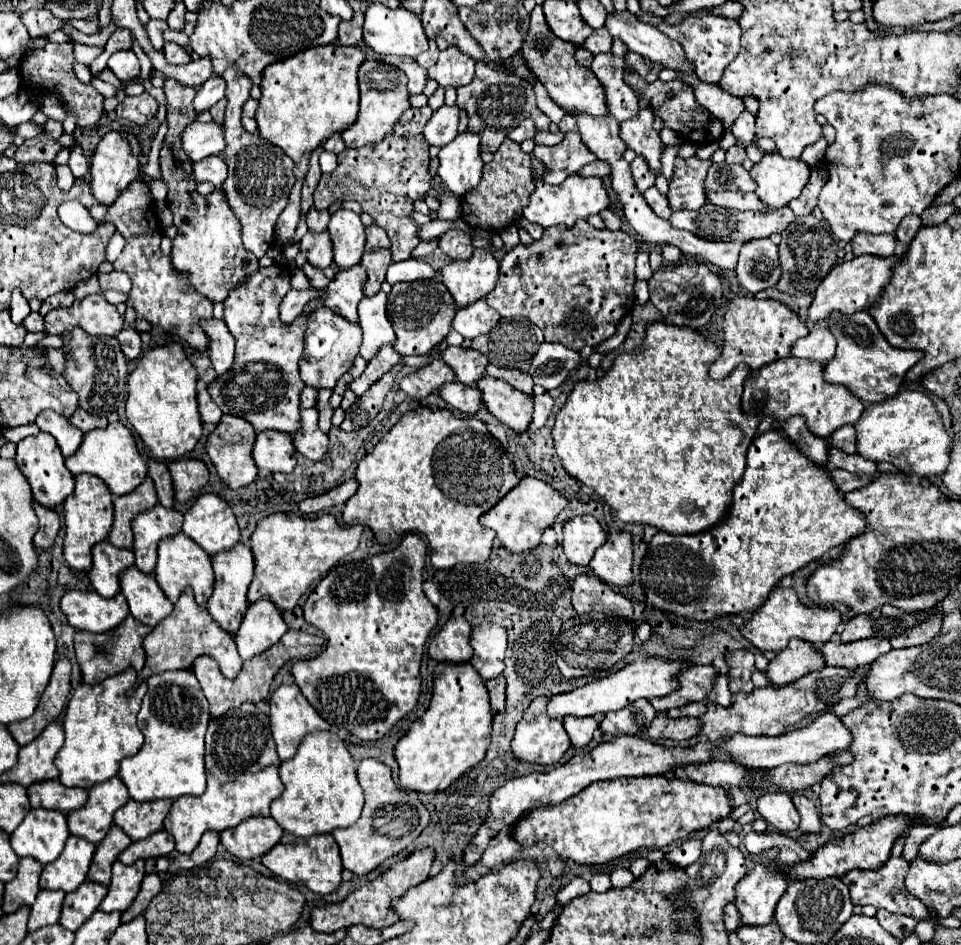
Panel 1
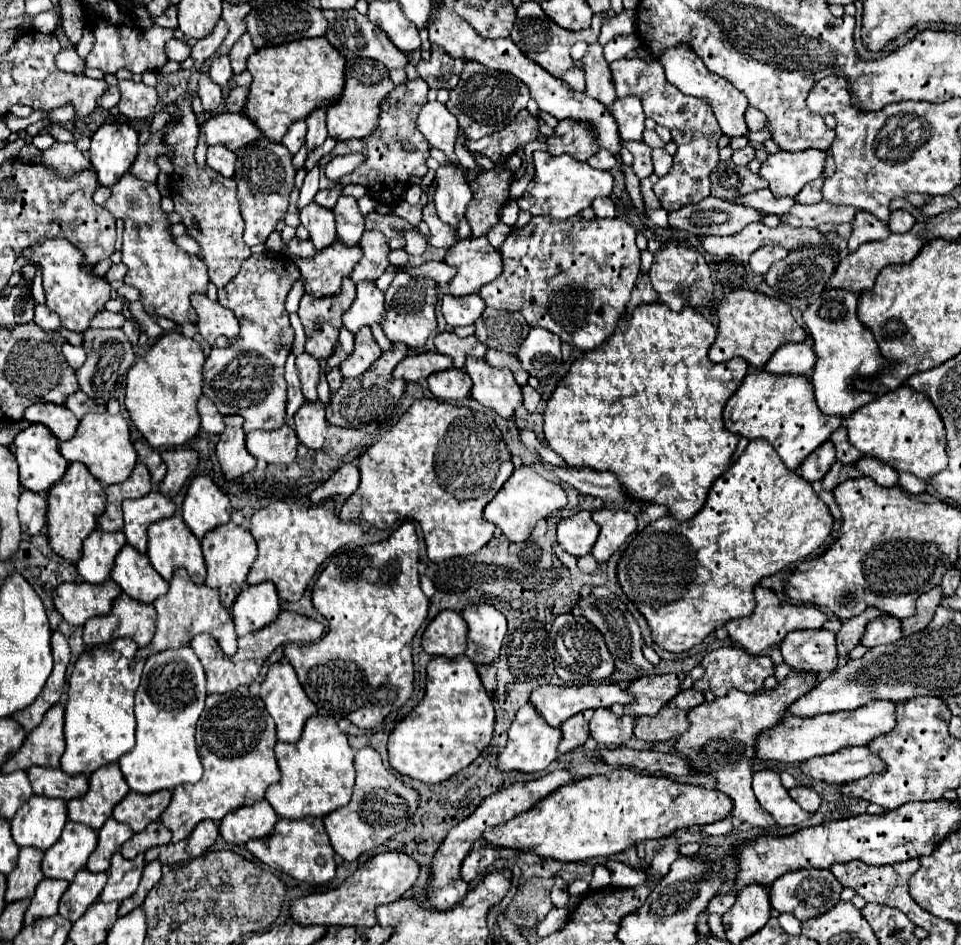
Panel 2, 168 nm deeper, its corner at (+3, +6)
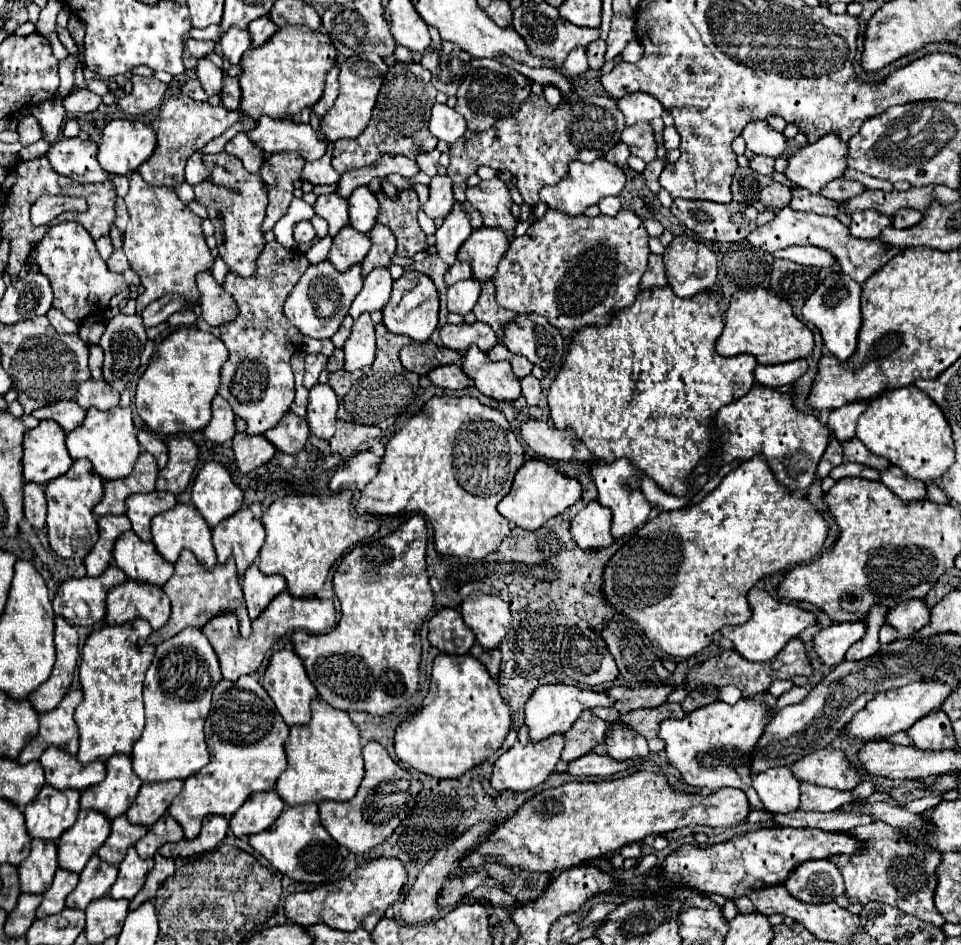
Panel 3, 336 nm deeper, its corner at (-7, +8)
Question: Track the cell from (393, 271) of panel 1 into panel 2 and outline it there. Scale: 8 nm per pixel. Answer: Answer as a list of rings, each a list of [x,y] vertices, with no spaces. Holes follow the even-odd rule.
[[[428,261],[428,263],[420,265],[420,267],[412,267],[412,269],[404,267],[404,269],[406,269],[406,273],[410,273],[410,275],[428,277],[428,279],[436,281],[438,285],[448,285],[450,279],[456,275],[456,269],[450,267],[450,265],[446,265],[444,261]]]

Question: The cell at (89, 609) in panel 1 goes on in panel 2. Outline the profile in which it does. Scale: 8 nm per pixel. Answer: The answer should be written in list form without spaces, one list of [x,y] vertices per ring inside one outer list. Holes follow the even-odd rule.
[[[106,579],[106,583],[90,585],[90,583],[62,583],[54,591],[54,607],[56,611],[70,623],[70,625],[84,625],[94,615],[104,615],[110,611],[112,601],[122,593],[118,583],[112,579]]]

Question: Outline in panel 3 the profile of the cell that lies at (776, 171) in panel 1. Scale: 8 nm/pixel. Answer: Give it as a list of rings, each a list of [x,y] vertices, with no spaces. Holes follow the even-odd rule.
[[[828,133],[828,135],[820,137],[816,143],[808,143],[804,147],[800,147],[798,151],[794,151],[788,157],[788,167],[786,167],[784,175],[798,187],[808,189],[810,193],[818,193],[828,181],[842,177],[842,173],[846,169],[846,161],[844,161],[846,151],[848,151],[848,145],[844,141],[840,141],[834,133]]]

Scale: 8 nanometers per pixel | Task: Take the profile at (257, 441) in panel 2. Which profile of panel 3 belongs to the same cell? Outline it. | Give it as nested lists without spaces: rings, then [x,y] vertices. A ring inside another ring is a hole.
[[[286,413],[282,417],[282,421],[268,429],[264,433],[264,437],[282,453],[288,453],[288,455],[296,455],[304,449],[306,445],[306,439],[310,437],[310,429],[308,429],[308,423],[306,419],[302,417],[296,417],[294,413]]]

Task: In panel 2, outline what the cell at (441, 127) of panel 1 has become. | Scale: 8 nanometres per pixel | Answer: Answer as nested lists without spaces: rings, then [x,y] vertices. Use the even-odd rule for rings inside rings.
[[[430,101],[422,107],[420,117],[420,133],[430,141],[432,147],[440,149],[446,153],[452,165],[460,165],[456,153],[454,153],[454,143],[458,137],[458,121],[456,117],[446,109],[446,105],[438,101]]]

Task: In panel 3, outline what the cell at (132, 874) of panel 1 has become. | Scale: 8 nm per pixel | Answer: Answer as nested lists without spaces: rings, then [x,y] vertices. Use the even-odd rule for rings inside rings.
[[[128,849],[124,861],[118,865],[118,879],[110,889],[110,897],[114,899],[132,899],[144,885],[148,873],[148,863],[138,857],[136,849]]]

